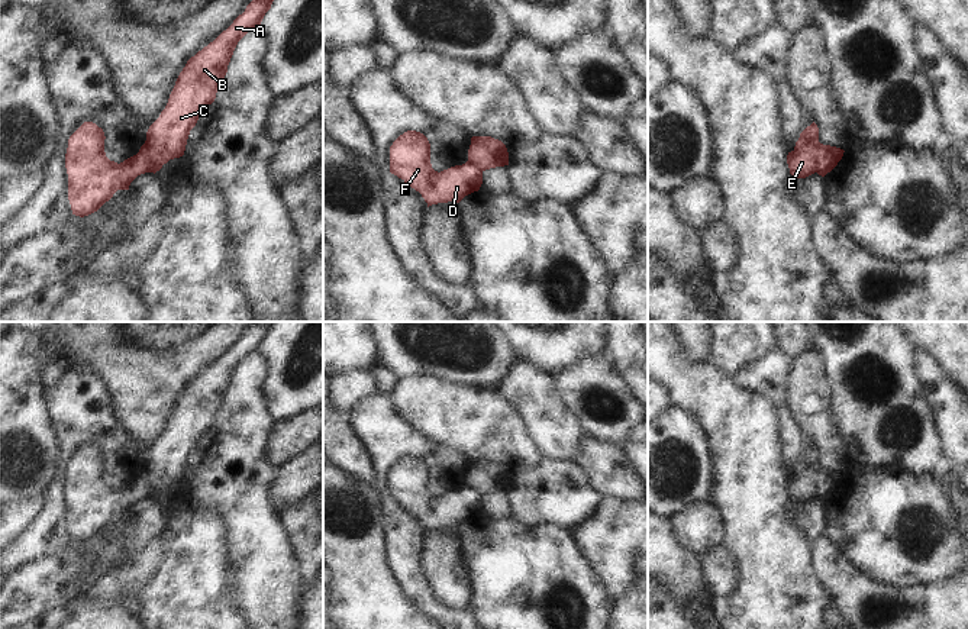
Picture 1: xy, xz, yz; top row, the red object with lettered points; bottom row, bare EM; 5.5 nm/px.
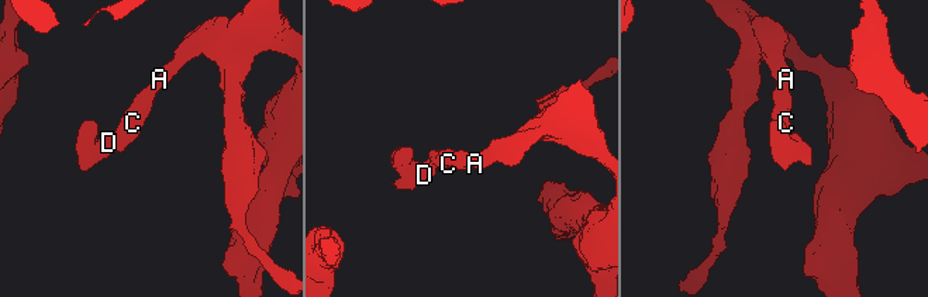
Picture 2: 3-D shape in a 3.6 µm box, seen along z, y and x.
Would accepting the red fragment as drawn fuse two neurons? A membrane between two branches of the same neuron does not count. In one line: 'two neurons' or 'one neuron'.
two neurons

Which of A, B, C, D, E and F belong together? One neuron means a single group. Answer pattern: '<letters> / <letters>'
A B C E / D F

